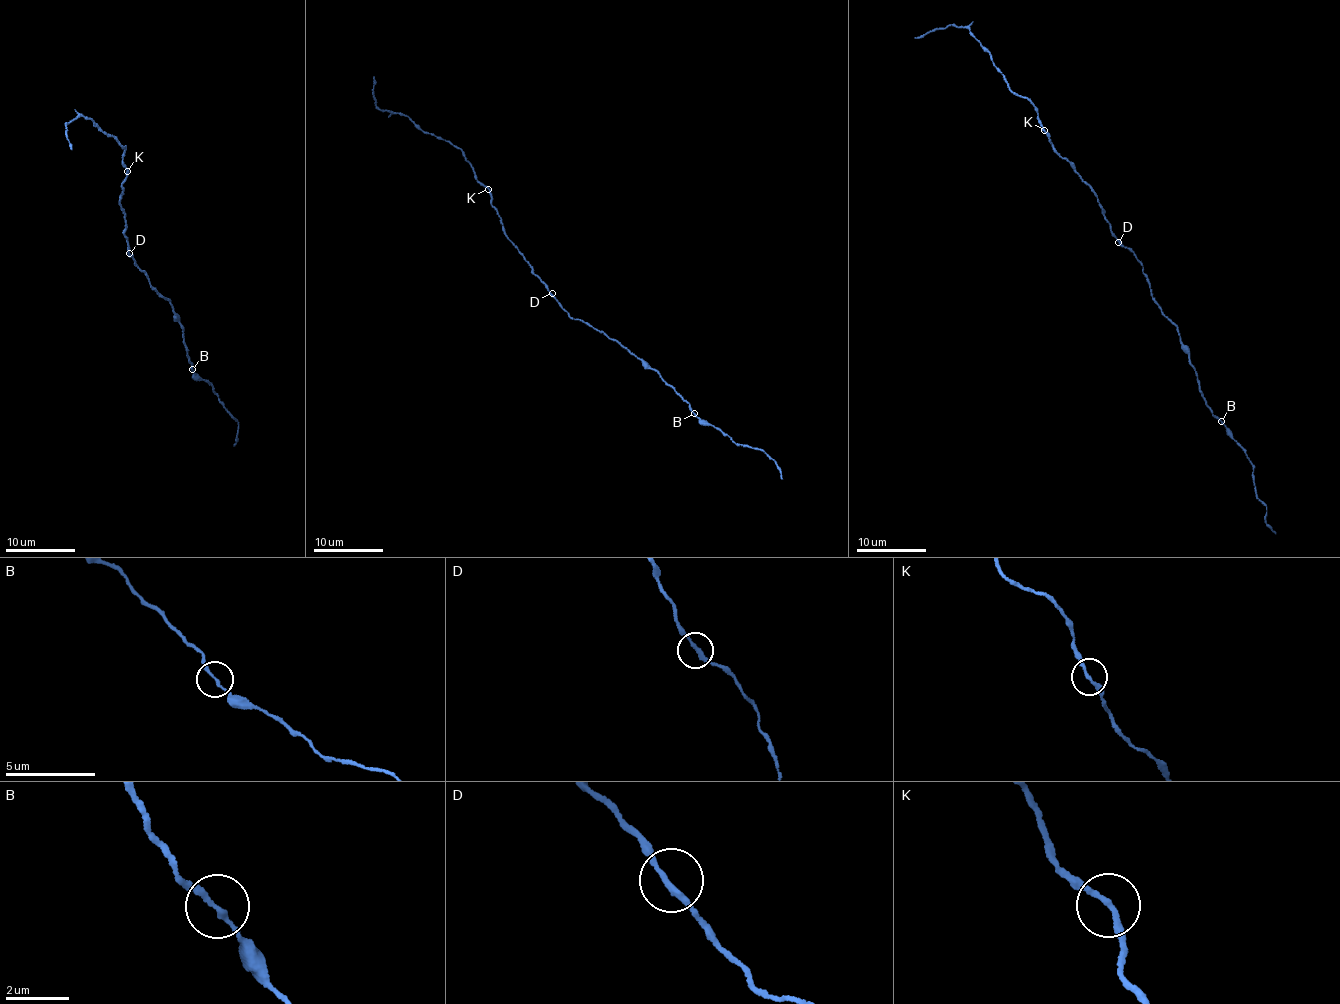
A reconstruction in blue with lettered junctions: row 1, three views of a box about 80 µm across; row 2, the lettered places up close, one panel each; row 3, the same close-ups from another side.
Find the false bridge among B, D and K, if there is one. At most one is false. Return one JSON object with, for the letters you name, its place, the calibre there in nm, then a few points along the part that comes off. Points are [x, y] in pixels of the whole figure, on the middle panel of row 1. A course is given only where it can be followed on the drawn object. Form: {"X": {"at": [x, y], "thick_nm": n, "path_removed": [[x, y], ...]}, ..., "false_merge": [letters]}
{"false_merge": []}

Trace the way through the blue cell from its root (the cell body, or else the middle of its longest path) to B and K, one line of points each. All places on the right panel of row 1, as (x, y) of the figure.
B: (1119, 241), (1143, 267), (1152, 299), (1176, 326), (1182, 350), (1189, 356), (1205, 404), (1221, 420)
K: (1119, 241), (1110, 229), (1096, 193), (1055, 151), (1044, 130)

